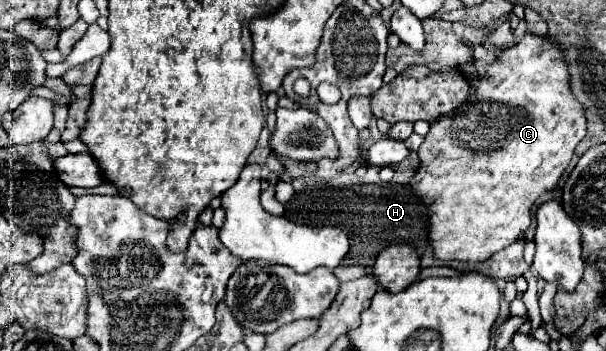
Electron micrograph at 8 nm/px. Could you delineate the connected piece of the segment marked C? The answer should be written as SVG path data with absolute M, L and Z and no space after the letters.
M527 33L515 47L511 47L511 51L507 51L507 55L503 55L503 59L497 59L493 65L489 65L487 73L483 77L479 77L475 91L471 93L471 99L467 99L467 103L463 103L463 107L459 107L459 111L453 111L451 115L437 119L437 123L431 123L431 129L425 135L423 145L419 147L421 167L411 181L411 187L433 209L429 215L429 221L431 221L429 223L429 241L433 247L433 255L437 259L457 259L457 261L477 263L477 261L485 261L485 257L491 257L493 253L501 251L503 247L509 247L515 239L519 239L527 231L527 227L531 225L533 203L543 193L551 191L557 185L559 177L563 175L563 171L567 169L567 165L573 157L577 143L585 137L585 131L587 131L585 111L583 111L583 105L575 99L575 95L571 91L571 75L569 75L567 59L563 57L563 47L551 35L541 37L541 35Z

